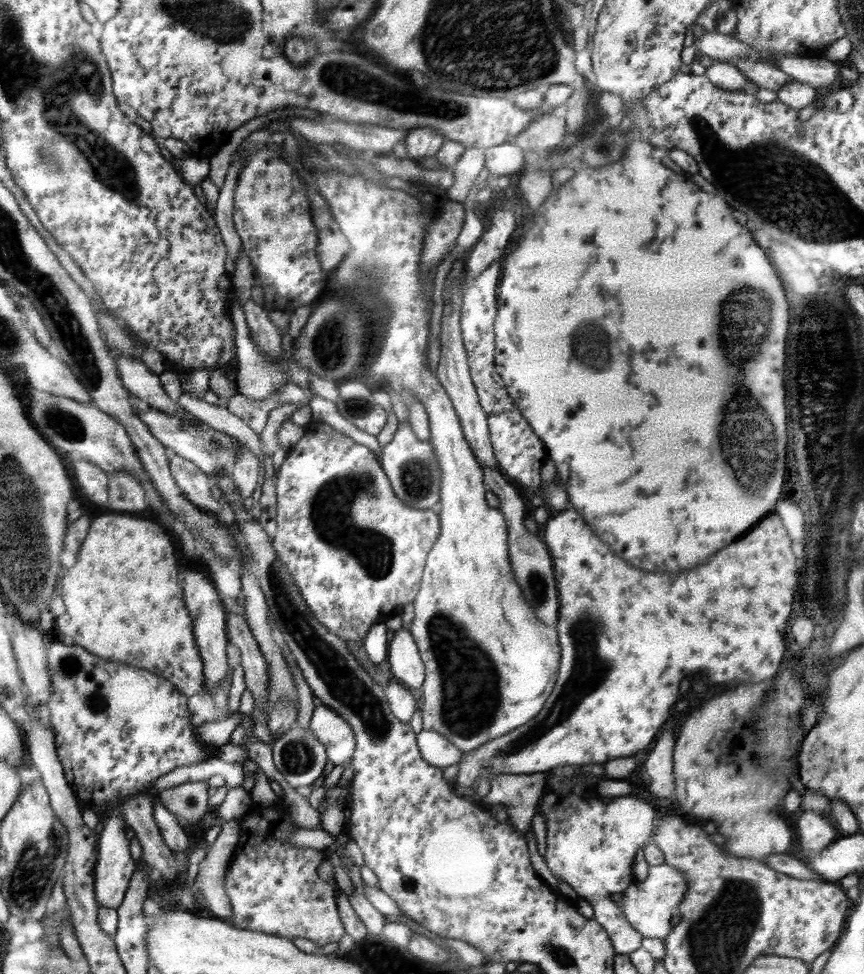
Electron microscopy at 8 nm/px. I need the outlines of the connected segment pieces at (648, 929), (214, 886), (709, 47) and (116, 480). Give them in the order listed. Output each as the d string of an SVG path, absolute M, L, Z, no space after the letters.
M669 864L649 866L648 876L642 881L633 882L622 894L624 895L624 916L628 924L636 929L643 938L666 940L672 930L672 917L678 914L679 904L688 890L687 876Z
M240 819L230 820L221 826L221 832L208 847L206 856L199 864L198 887L208 912L214 918L231 924L230 899L225 891L225 872L238 845Z
M689 32L688 43L698 46L698 56L710 56L716 61L725 63L737 60L743 54L749 54L751 48L748 43L735 39L734 35L724 35L718 32L706 32L704 37L695 41L695 37Z
M121 470L121 472L115 472L108 478L110 508L120 510L120 512L136 512L136 516L144 510L149 512L143 485L133 474Z

